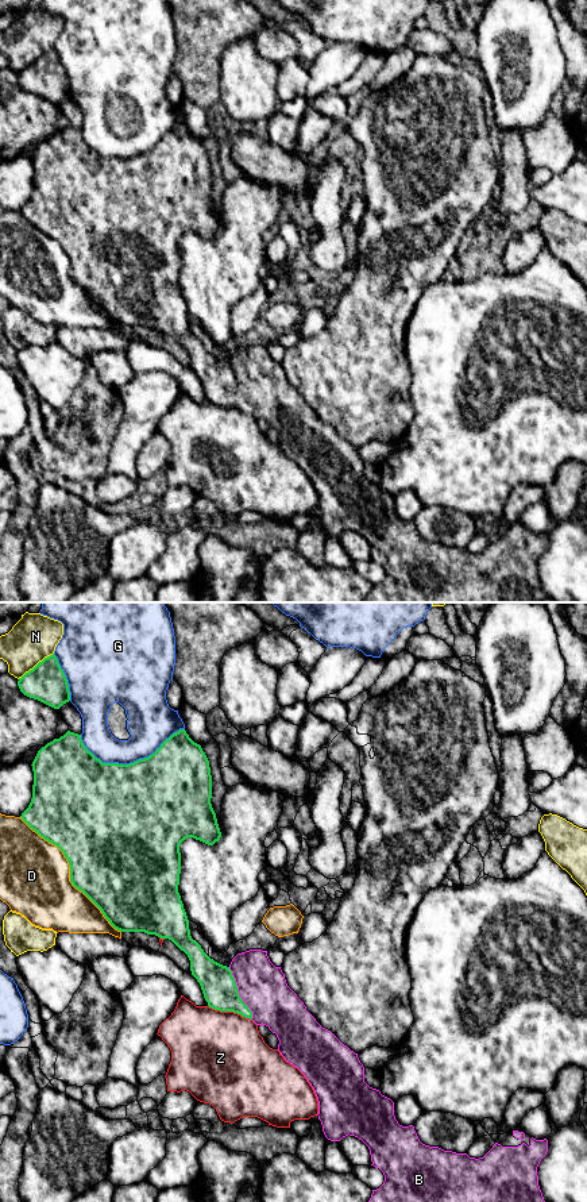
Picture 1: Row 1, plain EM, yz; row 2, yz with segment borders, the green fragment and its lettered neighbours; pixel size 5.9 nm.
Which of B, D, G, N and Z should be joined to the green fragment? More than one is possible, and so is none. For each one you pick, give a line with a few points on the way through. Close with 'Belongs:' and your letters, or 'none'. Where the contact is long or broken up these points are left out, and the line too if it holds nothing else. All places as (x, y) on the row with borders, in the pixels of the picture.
Belongs: B

